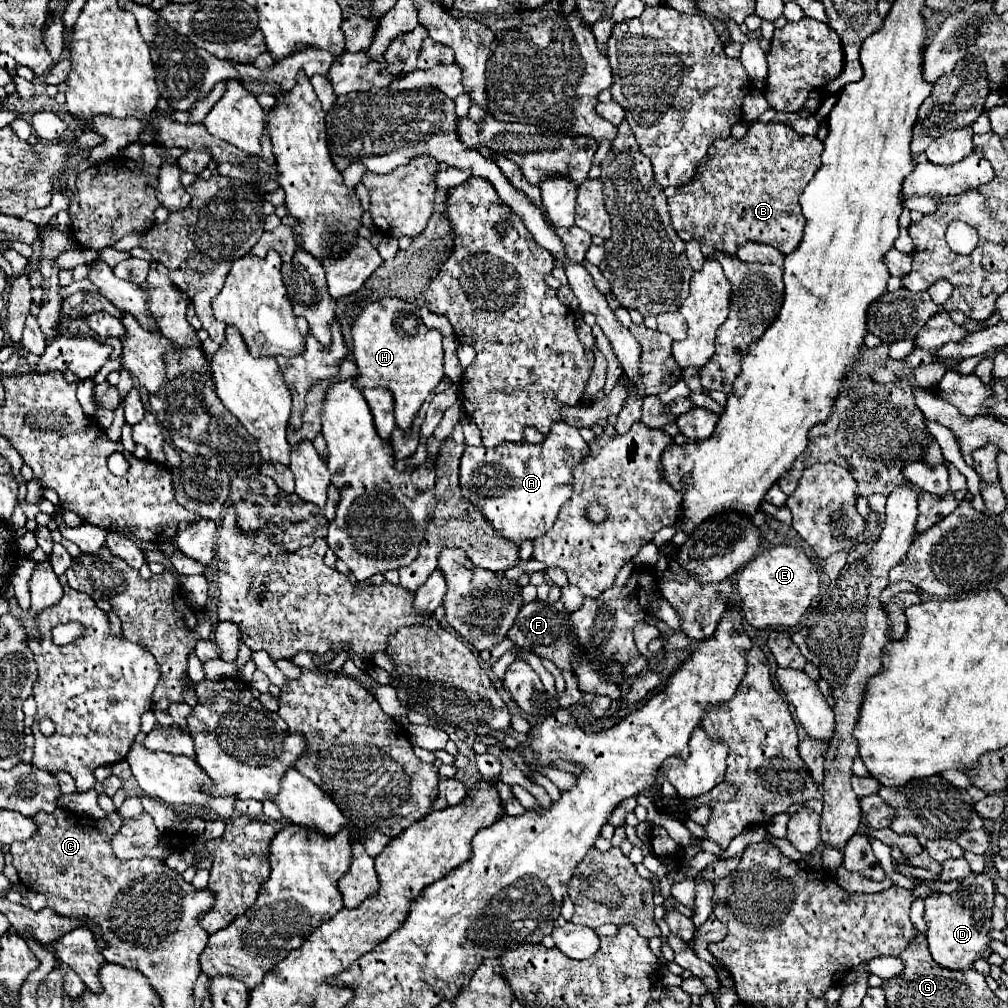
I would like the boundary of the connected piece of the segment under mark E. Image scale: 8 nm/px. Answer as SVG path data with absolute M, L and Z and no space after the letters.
M780 545L758 553L758 557L742 567L736 573L736 585L744 617L754 629L796 627L800 625L802 615L808 611L814 597L818 595L820 577L804 551Z

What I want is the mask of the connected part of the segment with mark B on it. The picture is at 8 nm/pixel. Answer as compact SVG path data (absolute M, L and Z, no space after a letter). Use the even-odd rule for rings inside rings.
M754 123L740 141L718 139L698 165L694 179L668 199L672 225L680 239L698 241L734 255L742 243L766 243L788 255L802 239L804 215L798 203L802 189L820 167L824 143L800 135L790 125Z

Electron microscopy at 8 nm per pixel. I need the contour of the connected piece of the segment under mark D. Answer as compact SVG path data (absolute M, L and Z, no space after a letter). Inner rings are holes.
M968 891L968 895L964 893L950 893L950 895L930 895L926 897L926 911L924 911L924 919L928 923L926 929L926 939L928 939L928 947L930 947L930 955L932 959L940 965L946 967L950 971L968 971L974 967L976 959L984 959L990 955L990 943L992 937L988 935L990 931L990 915L992 915L992 905L982 905L976 903Z

